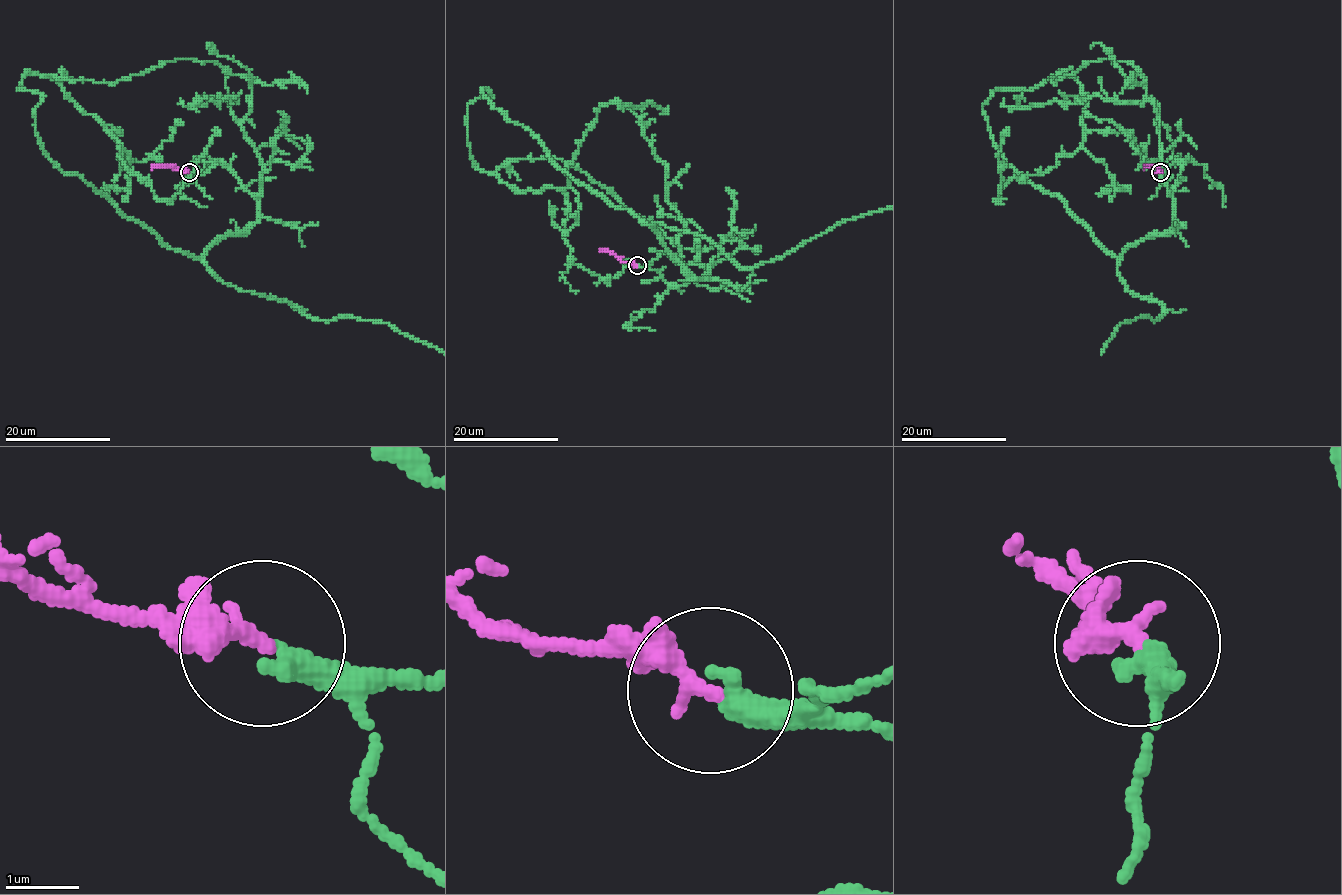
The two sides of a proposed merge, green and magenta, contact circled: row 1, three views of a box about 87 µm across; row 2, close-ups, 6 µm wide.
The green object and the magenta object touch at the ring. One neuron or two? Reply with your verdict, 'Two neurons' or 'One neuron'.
One neuron

